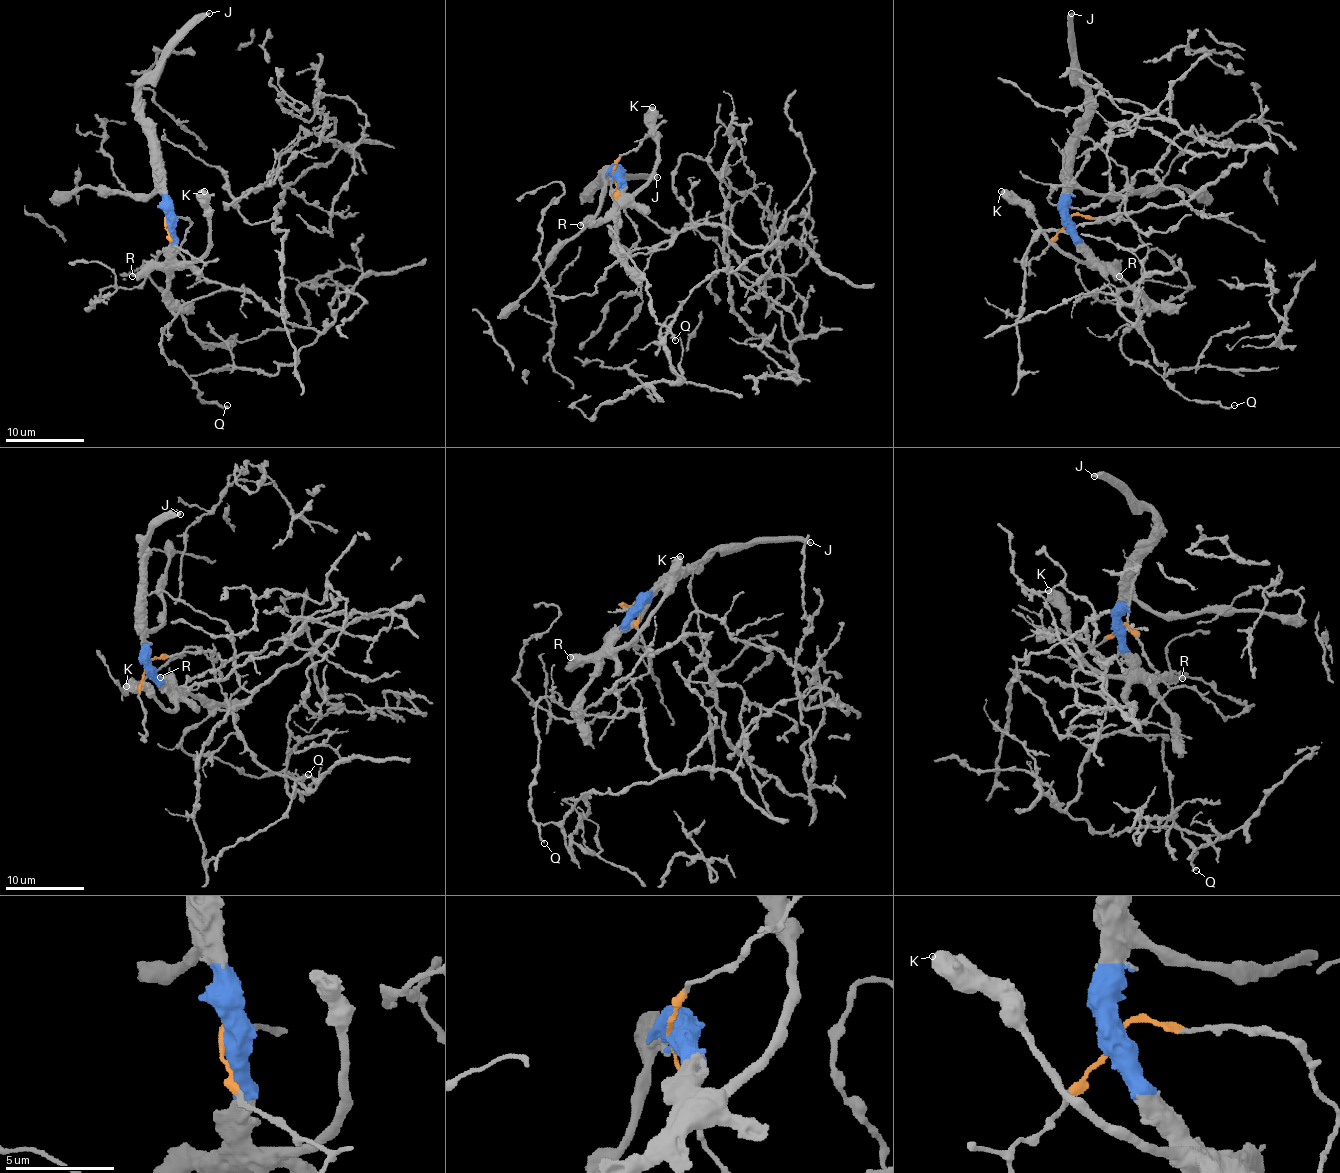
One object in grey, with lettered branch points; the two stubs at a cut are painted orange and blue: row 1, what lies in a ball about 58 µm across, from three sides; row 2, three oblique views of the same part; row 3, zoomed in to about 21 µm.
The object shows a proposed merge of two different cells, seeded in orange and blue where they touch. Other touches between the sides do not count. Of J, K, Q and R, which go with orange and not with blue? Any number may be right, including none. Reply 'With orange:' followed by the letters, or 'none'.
With orange: Q

